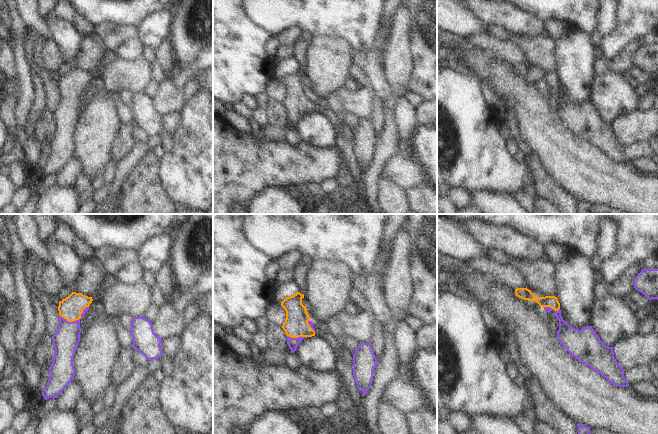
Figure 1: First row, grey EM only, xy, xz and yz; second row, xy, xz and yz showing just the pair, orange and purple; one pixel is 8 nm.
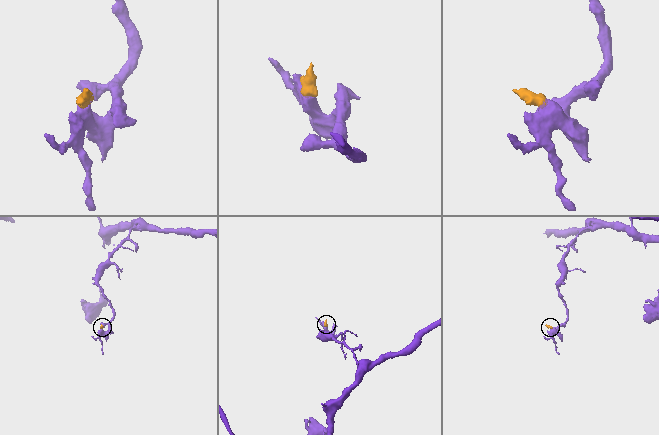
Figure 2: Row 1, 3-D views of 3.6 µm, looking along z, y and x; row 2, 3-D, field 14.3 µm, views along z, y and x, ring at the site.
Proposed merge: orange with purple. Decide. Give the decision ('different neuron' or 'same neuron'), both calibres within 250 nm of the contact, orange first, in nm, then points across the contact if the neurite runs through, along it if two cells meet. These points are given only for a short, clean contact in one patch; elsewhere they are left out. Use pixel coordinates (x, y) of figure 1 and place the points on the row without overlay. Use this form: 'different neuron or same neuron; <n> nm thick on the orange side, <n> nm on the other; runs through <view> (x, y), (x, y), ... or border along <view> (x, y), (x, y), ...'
same neuron; 190 nm thick on the orange side, 200 nm on the other; runs through xy (70, 84), (70, 91), (75, 96), (69, 102), (66, 116)

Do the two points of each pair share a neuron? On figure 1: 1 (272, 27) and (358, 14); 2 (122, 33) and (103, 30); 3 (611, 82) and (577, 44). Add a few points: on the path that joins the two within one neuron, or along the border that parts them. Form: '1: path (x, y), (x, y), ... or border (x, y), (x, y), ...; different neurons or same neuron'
1: path (293, 14), (337, 14); same neuron
2: path (117, 33), (108, 33); same neuron
3: border (595, 76), (592, 81), (592, 95), (590, 99); different neurons

